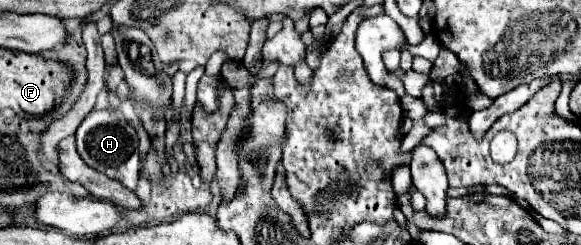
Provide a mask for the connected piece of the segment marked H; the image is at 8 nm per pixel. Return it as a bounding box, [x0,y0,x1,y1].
[76,108,140,190]

